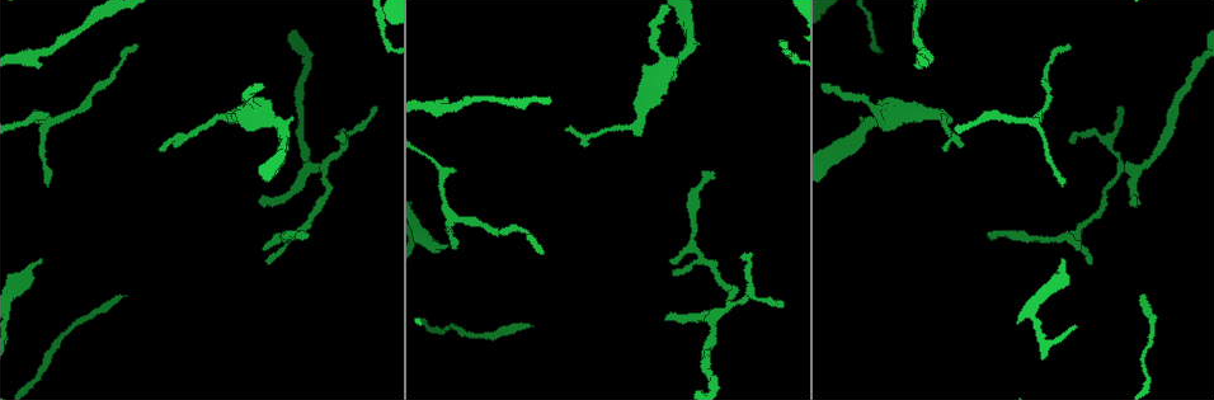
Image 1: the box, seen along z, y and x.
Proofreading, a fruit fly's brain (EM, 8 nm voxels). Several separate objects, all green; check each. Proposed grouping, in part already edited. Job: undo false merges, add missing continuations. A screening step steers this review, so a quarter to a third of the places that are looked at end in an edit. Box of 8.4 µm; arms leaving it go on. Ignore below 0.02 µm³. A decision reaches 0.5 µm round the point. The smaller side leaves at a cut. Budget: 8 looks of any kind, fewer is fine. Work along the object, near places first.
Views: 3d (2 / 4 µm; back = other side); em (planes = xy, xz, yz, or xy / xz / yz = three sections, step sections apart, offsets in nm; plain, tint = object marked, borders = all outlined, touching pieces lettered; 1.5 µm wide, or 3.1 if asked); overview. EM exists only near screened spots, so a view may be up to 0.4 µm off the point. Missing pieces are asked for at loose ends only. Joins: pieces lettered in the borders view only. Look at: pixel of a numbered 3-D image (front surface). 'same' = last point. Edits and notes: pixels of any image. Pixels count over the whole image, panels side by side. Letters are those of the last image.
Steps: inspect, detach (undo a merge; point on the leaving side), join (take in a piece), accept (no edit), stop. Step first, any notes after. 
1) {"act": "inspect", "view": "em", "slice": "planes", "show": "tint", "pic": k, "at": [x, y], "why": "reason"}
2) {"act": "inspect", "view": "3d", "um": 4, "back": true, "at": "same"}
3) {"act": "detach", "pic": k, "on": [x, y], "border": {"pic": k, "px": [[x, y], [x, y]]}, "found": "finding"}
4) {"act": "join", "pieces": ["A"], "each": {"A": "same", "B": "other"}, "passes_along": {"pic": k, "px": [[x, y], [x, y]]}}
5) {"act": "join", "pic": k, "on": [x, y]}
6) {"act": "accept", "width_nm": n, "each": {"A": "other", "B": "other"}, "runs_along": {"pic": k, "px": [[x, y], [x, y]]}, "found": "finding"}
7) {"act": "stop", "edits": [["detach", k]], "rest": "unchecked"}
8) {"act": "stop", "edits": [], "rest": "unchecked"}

{"act": "inspect", "view": "3d", "um": 4, "pic": 1, "at": [988, 238], "why": "thin end"}

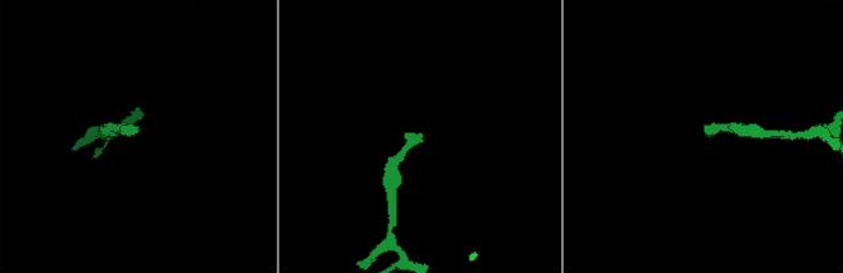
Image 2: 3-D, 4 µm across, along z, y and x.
{"act": "inspect", "view": "em", "slice": "yz", "step": 8, "show": "borders", "pic": 2, "at": [705, 133], "why": "now the EM"}

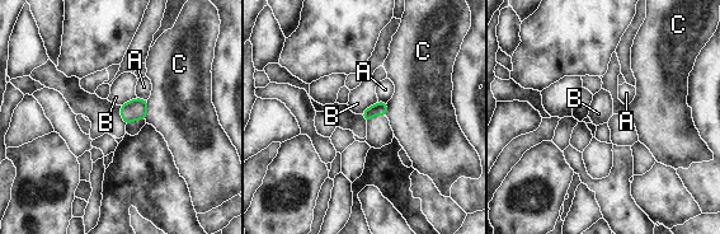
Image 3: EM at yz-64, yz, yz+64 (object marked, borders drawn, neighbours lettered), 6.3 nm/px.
{"act": "accept", "longest_contact_nm": ["B", 140], "each": {"A": "other", "B": "other", "C": "other"}, "border": {"pic": 3, "px": [[377, 101], [362, 115]]}, "found": "no lettered piece goes on from it"}

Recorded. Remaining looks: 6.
{"act": "inspect", "view": "em", "slice": "yz", "step": 8, "show": "plain", "pic": 1, "at": [1120, 167], "why": "four or more arms meet"}

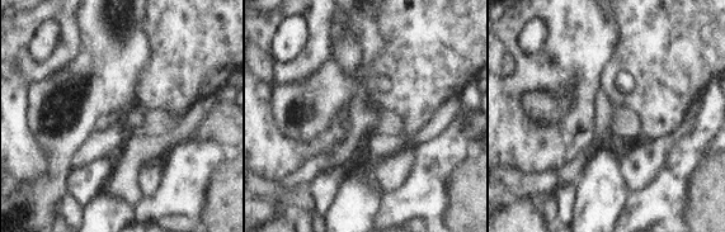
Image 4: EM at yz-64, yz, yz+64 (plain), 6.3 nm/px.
{"act": "inspect", "view": "em", "slice": "yz", "step": 8, "show": "borders", "at": "same", "why": "see the neighbours"}

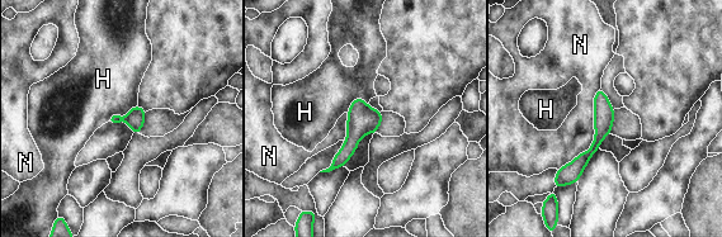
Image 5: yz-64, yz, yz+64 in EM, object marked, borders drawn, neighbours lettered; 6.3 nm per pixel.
{"act": "accept", "width_nm": 120, "longest_contact_nm": ["N", 600], "each": {"H": "other", "N": "other"}, "found": "all the same cell"}

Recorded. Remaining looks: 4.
{"act": "inspect", "view": "3d", "um": 2, "pic": 1, "at": [449, 247], "why": "free end"}

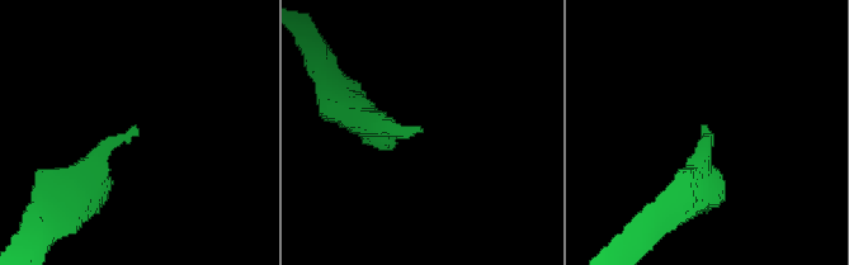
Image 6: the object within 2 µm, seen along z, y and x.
{"act": "inspect", "view": "em", "um": 3.1, "slice": "planes", "show": "tint", "pic": 6, "at": [419, 129], "why": "shape alone is not enough"}

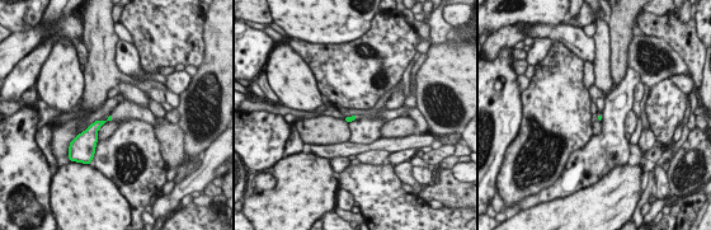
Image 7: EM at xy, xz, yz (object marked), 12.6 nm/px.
{"act": "inspect", "view": "em", "um": 3.1, "slice": "planes", "show": "borders", "at": "same", "why": "what lies round it"}

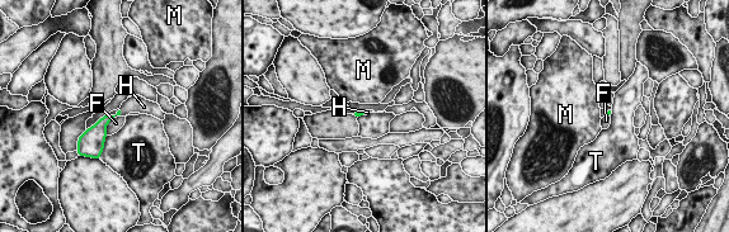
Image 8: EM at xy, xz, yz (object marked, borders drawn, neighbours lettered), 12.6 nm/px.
{"act": "join", "pieces": ["H"], "each": {"F": "other", "H": "same", "M": "other", "T": "other"}, "found": "it goes on there"}

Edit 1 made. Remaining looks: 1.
{"act": "stop", "edits": [["join", 8]], "rest": "unchecked"}

